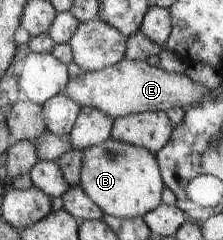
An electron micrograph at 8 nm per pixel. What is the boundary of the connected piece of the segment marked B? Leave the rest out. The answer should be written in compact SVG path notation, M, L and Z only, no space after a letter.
M112 138L83 151L80 179L79 185L84 193L104 215L126 219L143 217L163 203L161 193L165 185L155 154Z

